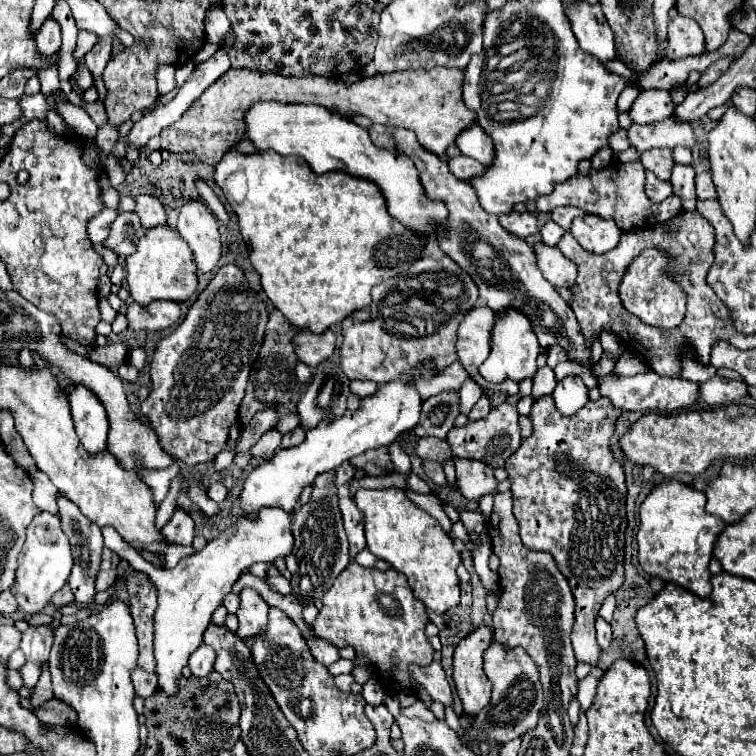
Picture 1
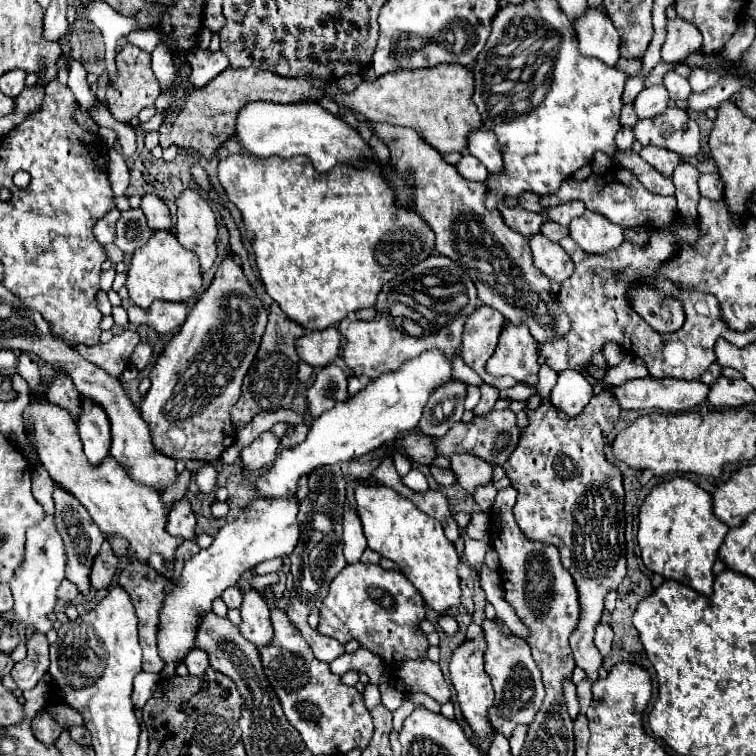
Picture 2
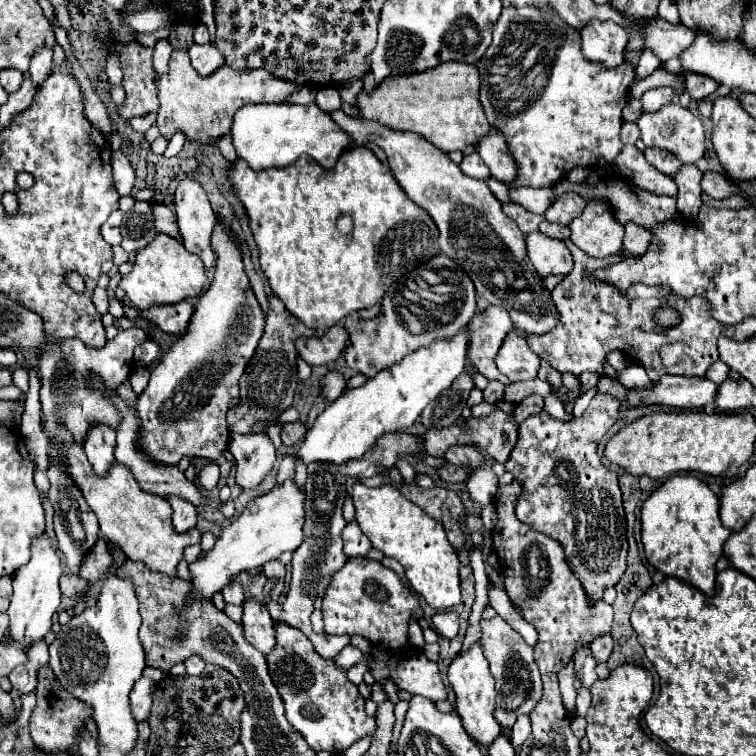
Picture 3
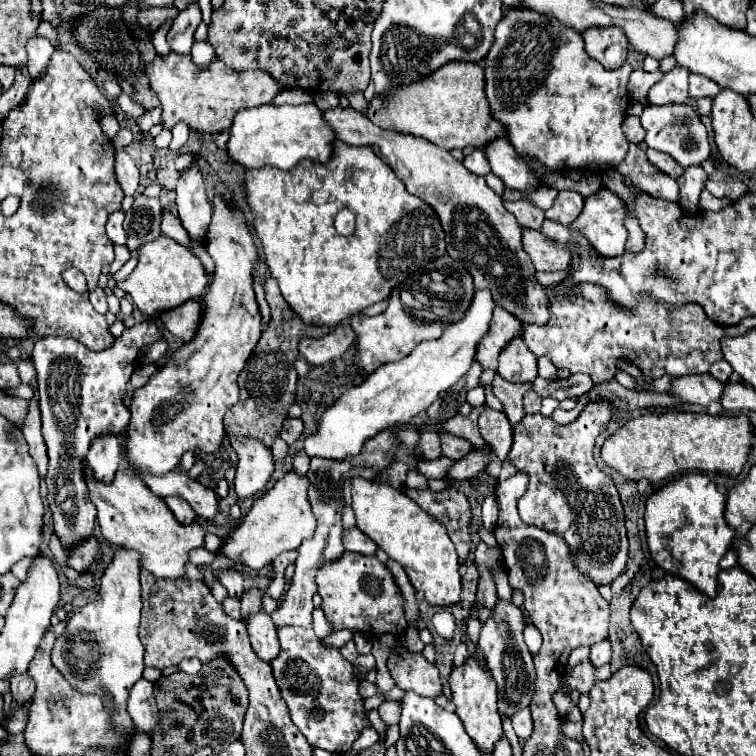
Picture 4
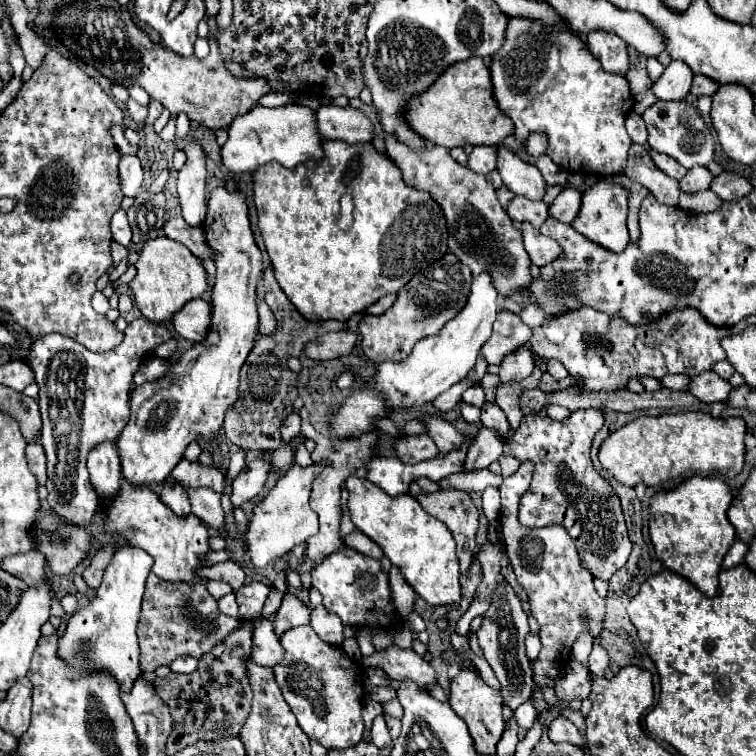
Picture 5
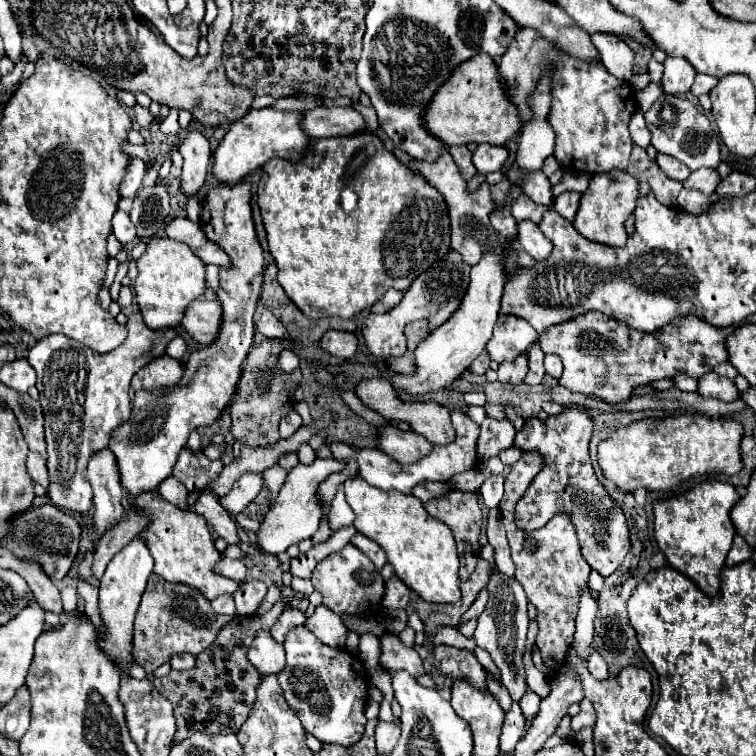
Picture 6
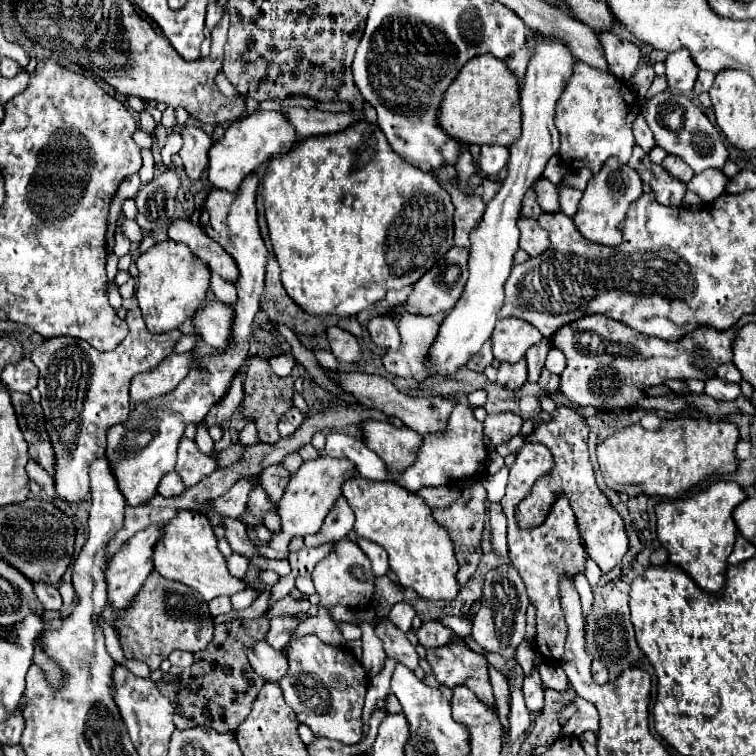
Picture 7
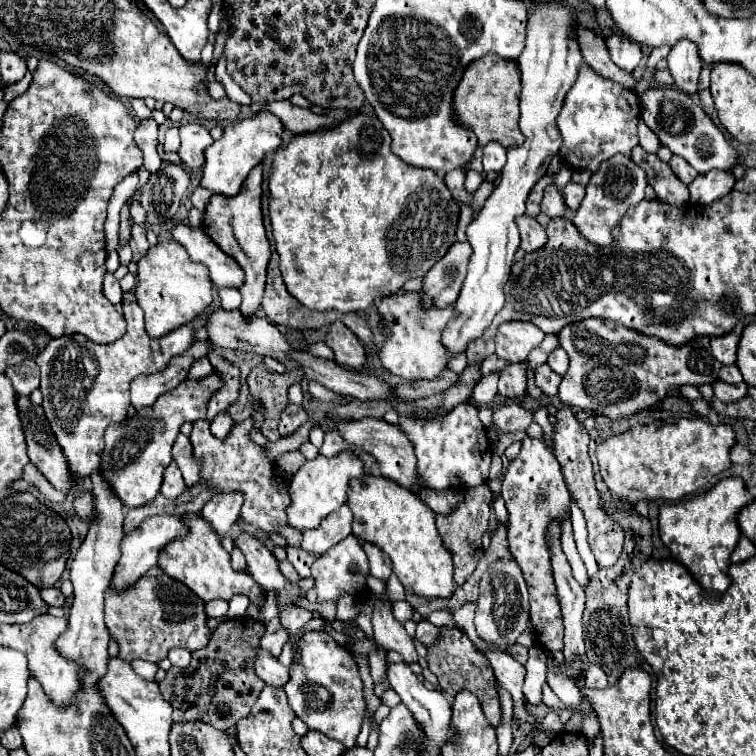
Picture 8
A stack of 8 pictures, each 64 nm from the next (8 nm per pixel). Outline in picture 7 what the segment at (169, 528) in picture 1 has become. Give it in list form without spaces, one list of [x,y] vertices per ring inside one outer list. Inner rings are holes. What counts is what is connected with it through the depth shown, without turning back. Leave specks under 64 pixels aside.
[[[168,472],[158,486],[158,494],[162,494],[164,498],[172,498],[182,492],[184,492],[184,482],[180,480],[180,476],[176,472]]]

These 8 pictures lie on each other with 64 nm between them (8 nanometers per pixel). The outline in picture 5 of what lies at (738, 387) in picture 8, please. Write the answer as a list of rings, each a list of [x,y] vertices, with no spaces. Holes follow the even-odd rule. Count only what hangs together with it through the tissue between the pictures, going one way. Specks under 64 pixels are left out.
[[[708,370],[708,372],[702,372],[692,378],[690,392],[696,398],[700,398],[702,402],[726,402],[728,392],[732,392],[732,384],[728,380],[716,376],[716,372]]]

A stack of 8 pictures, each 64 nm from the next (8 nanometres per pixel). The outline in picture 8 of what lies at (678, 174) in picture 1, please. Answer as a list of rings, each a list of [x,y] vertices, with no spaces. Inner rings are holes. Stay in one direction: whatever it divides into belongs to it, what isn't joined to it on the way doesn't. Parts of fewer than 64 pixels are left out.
[[[712,170],[706,174],[700,174],[688,188],[692,194],[692,202],[698,202],[702,206],[714,202],[720,196],[726,196],[734,190],[734,176],[724,170]]]

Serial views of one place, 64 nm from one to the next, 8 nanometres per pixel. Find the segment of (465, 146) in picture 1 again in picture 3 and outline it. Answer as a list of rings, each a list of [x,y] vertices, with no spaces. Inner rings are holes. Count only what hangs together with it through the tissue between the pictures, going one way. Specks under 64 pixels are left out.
[[[494,130],[484,136],[478,144],[478,154],[496,180],[502,180],[504,184],[508,184],[508,180],[516,180],[516,162],[512,160],[508,144],[504,144],[500,132]]]

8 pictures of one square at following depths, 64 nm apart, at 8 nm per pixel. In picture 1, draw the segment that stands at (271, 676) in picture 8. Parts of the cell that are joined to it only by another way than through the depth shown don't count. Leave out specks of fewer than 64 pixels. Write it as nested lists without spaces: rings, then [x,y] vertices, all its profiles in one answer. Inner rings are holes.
[[[244,588],[240,592],[240,608],[236,616],[240,622],[236,634],[240,638],[260,636],[268,628],[268,604],[252,588]]]

